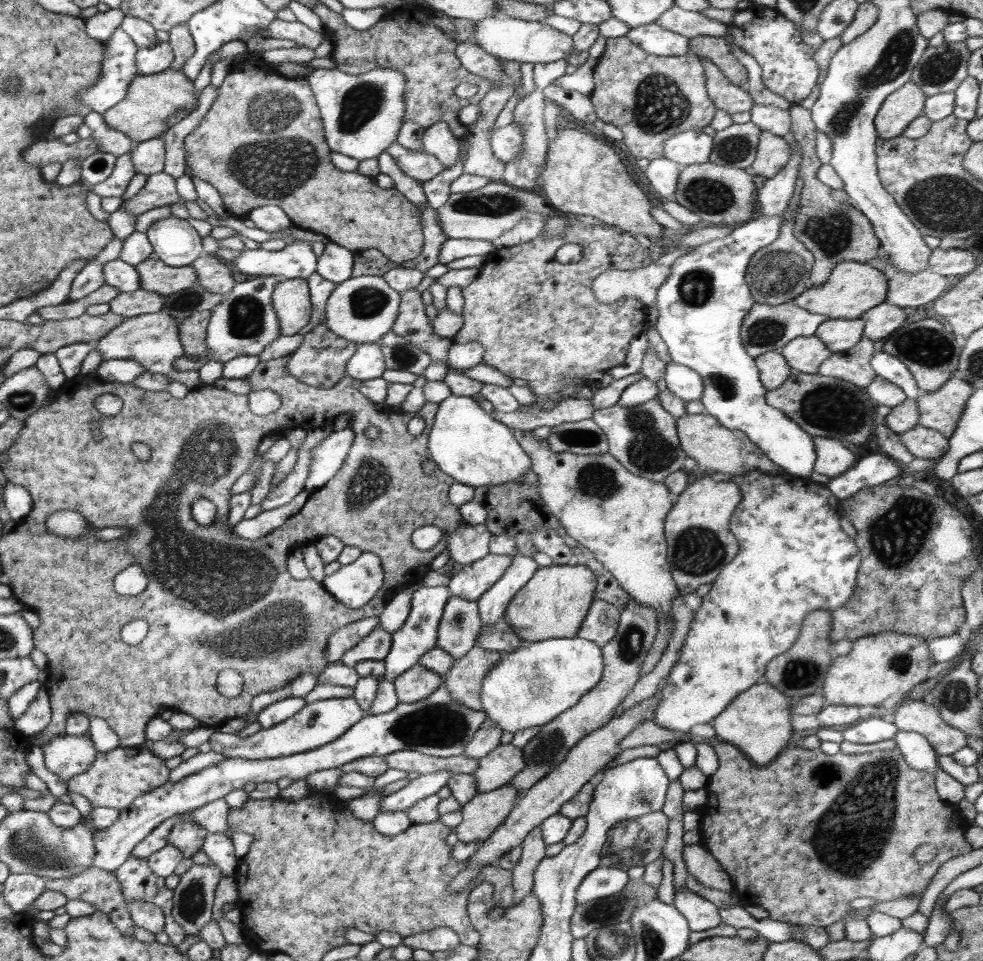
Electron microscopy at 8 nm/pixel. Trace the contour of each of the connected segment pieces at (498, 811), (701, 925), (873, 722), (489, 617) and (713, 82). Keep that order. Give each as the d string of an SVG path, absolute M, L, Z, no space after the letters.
M504 785L501 788L477 793L470 799L465 806L461 806L462 822L456 826L454 831L458 834L458 841L466 842L483 842L485 841L498 826L510 815L514 802L518 798L517 791L510 786Z
M677 888L674 906L686 917L694 932L716 928L721 921L719 908L708 900L697 896L686 888Z
M886 714L886 718L868 718L854 726L848 726L842 734L846 740L856 744L876 744L876 742L893 739L896 732L897 726Z
M520 553L512 557L512 563L502 577L477 600L482 625L502 620L508 603L534 576L539 567L532 557Z
M700 57L699 62L704 70L706 88L715 109L722 109L730 114L750 110L753 98L741 87L730 83L714 62Z

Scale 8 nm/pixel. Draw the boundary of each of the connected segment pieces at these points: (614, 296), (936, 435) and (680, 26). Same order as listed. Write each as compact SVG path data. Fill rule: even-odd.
M684 246L684 248L666 250L663 256L656 259L656 262L651 263L649 266L641 266L636 270L606 270L593 281L591 290L593 291L594 297L598 300L598 302L605 304L612 304L618 300L626 298L634 298L639 302L642 302L642 305L646 308L656 308L655 303L658 288L668 277L668 274L670 273L670 266L672 266L672 264L674 264L680 256L684 255L686 251L690 251L688 246Z
M916 425L900 435L903 446L915 458L939 458L946 454L949 438L938 430Z
M676 5L660 15L656 23L689 39L693 36L724 37L728 34L728 21L708 18L702 13L687 11Z

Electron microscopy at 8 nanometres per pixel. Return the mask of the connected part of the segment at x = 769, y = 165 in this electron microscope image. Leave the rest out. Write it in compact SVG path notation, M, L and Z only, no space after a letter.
M763 130L760 133L755 161L749 171L752 175L762 175L769 179L786 167L788 160L789 147L786 137Z

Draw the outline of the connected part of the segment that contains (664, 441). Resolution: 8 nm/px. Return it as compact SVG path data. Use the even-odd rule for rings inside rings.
M654 398L640 406L596 409L592 420L604 431L608 439L608 453L632 474L642 475L650 481L663 482L672 472L683 469L686 453L681 449L676 418Z

